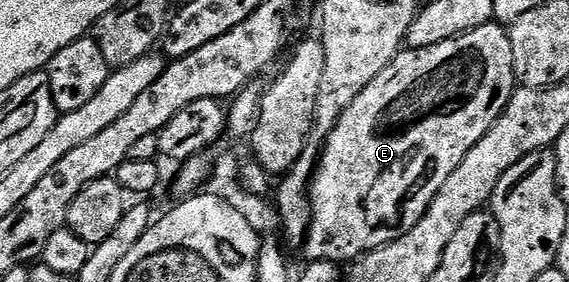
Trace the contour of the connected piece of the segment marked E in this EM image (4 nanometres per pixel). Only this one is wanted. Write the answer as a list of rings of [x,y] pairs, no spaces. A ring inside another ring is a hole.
[[[489,23],[477,29],[471,29],[469,33],[463,33],[454,39],[446,39],[446,43],[434,43],[434,47],[405,48],[400,52],[388,64],[386,71],[382,71],[382,75],[378,75],[378,79],[374,79],[374,83],[370,83],[370,87],[366,87],[366,91],[362,91],[362,95],[358,95],[358,99],[354,99],[354,103],[350,103],[350,107],[346,107],[342,119],[338,119],[334,131],[324,142],[316,172],[312,174],[310,190],[312,222],[308,228],[308,237],[302,246],[302,253],[308,256],[307,260],[309,262],[343,263],[342,261],[348,261],[347,263],[352,263],[363,257],[365,253],[394,243],[394,239],[406,235],[406,231],[410,231],[414,227],[414,223],[418,223],[418,219],[422,219],[422,215],[426,215],[430,203],[438,195],[438,191],[442,191],[442,183],[446,183],[446,179],[450,179],[450,175],[454,175],[454,171],[463,163],[466,154],[479,143],[482,135],[486,135],[486,131],[490,131],[496,118],[504,114],[504,108],[510,103],[512,94],[516,92],[517,88],[518,82],[515,75],[514,54],[511,50],[509,30],[500,23]]]

